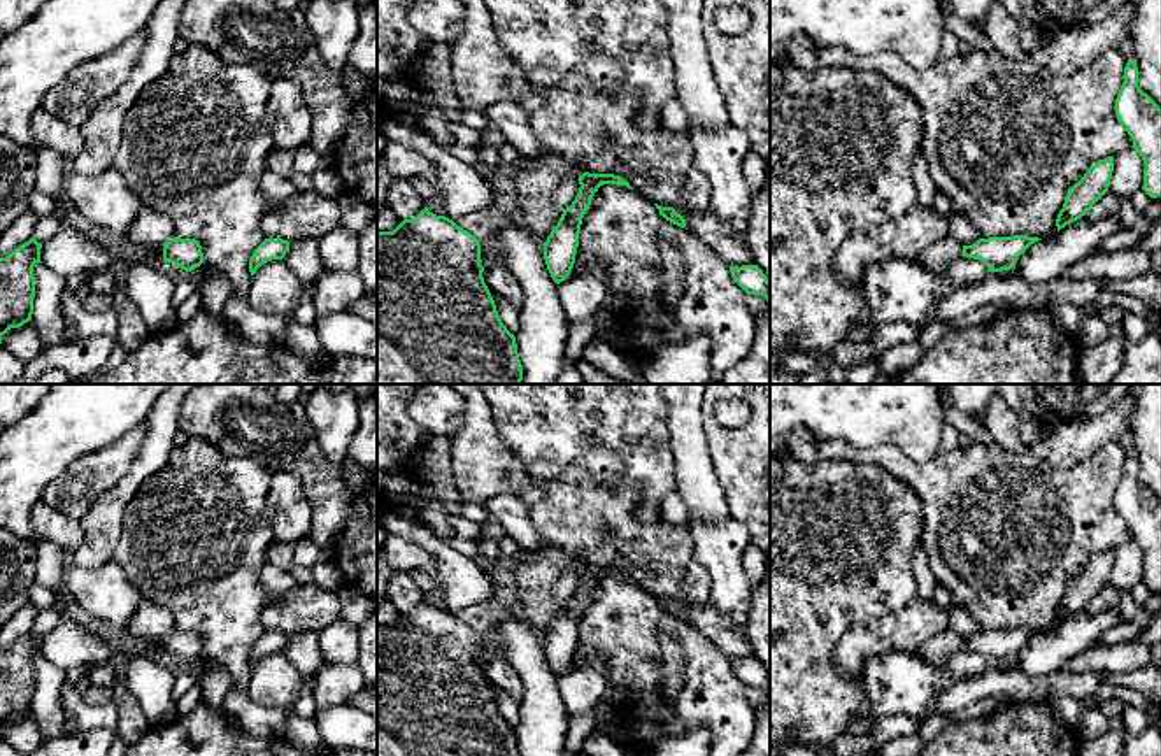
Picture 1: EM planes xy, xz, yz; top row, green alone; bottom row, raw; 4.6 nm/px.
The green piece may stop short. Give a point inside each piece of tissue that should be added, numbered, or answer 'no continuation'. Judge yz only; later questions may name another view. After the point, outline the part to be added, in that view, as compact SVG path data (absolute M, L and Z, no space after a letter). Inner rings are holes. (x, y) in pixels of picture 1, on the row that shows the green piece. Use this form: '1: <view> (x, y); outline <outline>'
no continuation

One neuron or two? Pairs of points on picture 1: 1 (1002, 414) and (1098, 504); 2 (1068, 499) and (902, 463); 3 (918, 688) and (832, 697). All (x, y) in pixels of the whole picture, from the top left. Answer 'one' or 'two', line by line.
1: two
2: one
3: two

